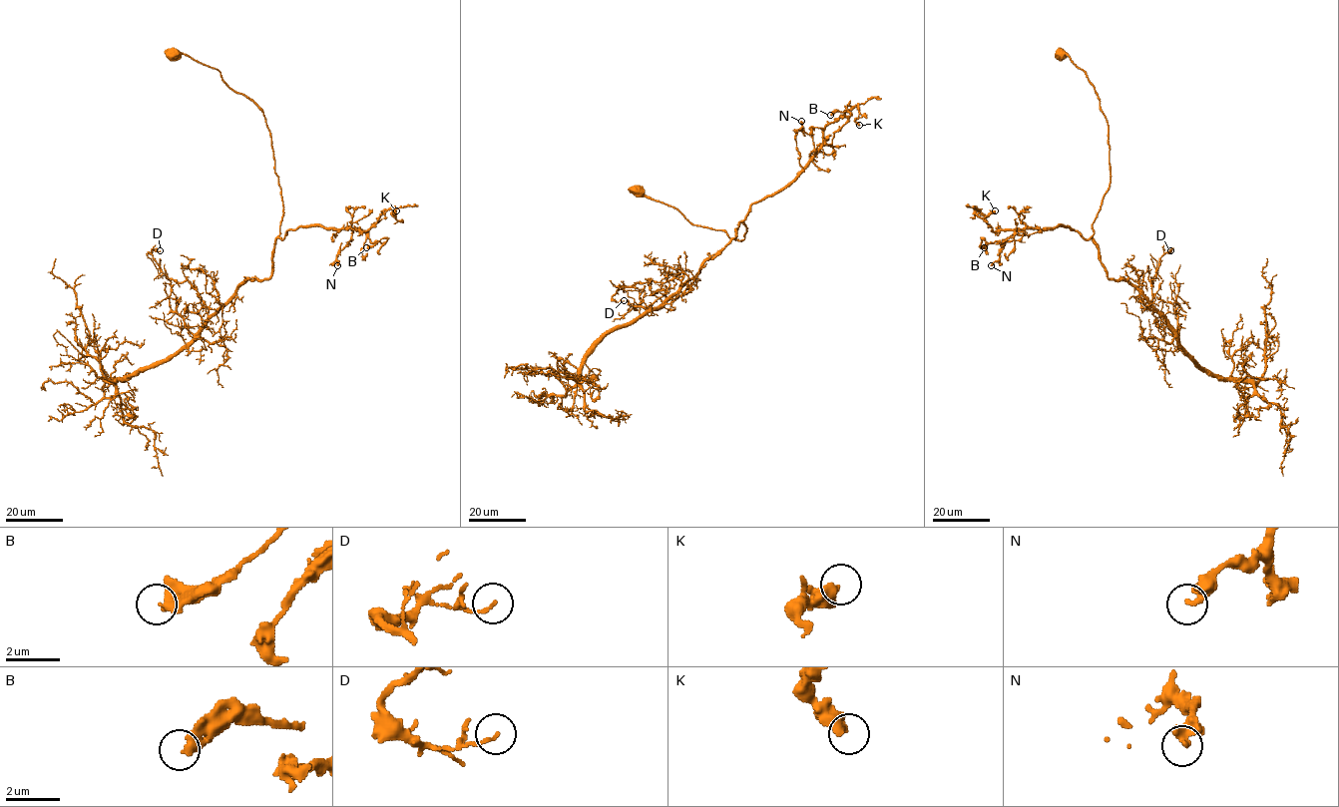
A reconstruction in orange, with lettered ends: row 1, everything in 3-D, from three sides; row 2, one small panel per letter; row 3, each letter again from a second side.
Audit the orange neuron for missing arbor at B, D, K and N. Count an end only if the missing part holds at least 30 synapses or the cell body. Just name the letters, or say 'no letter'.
K

